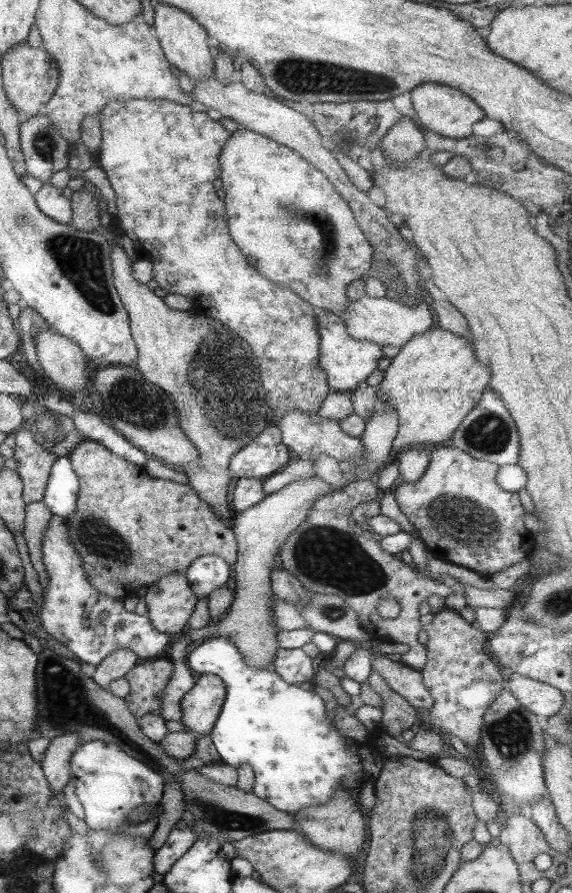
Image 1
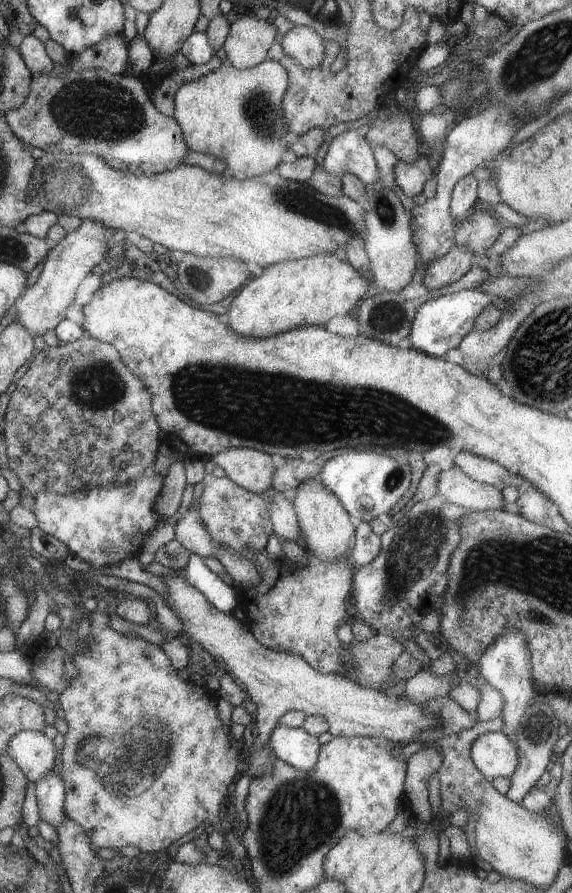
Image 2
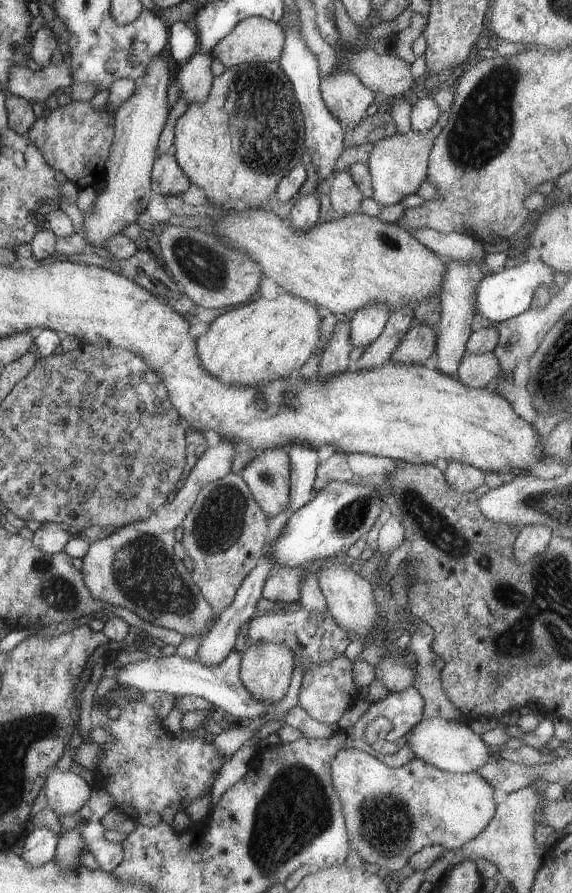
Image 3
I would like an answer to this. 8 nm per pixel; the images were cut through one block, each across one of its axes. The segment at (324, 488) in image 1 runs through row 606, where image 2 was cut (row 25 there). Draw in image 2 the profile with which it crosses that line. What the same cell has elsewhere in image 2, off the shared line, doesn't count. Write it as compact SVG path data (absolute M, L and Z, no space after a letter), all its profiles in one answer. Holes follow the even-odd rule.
M252 14L230 23L222 43L228 64L237 69L256 66L267 59L267 52L276 36L270 20L257 20Z

